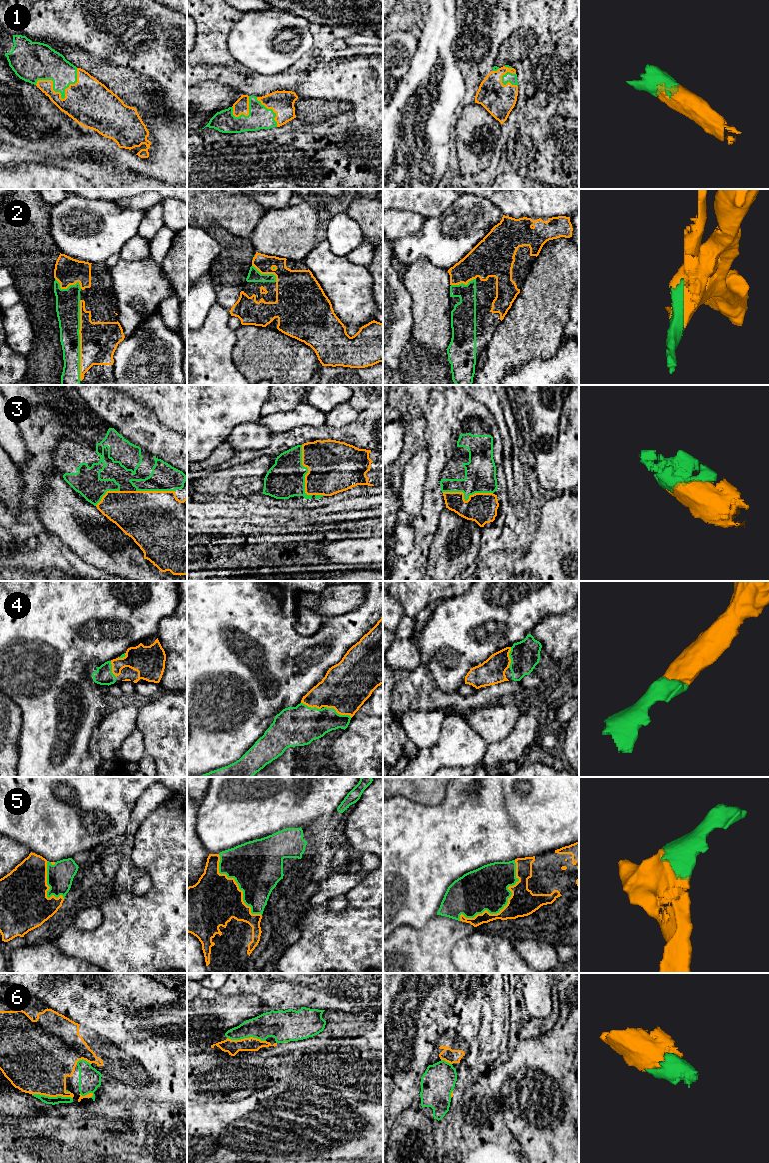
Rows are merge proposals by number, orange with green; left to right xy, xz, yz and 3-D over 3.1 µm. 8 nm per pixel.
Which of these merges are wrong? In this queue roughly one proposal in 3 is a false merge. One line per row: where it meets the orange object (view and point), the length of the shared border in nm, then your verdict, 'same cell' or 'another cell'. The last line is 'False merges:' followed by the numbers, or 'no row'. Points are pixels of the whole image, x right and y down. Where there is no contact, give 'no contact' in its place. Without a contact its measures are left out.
1: contact xy (60, 96); length 360 nm; same cell
2: contact xy (80, 340); length 650 nm; same cell
3: contact yz (467, 500); length 400 nm; same cell
4: contact xz (338, 713); length 240 nm; same cell
5: contact yz (504, 906); length 650 nm; same cell
6: contact xy (52, 1096); length 320 nm; same cell
False merges: no row

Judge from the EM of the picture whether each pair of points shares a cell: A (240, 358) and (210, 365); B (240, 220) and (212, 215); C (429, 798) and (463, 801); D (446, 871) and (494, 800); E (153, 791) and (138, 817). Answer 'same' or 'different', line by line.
A: different
B: same
C: different
D: same
E: same

